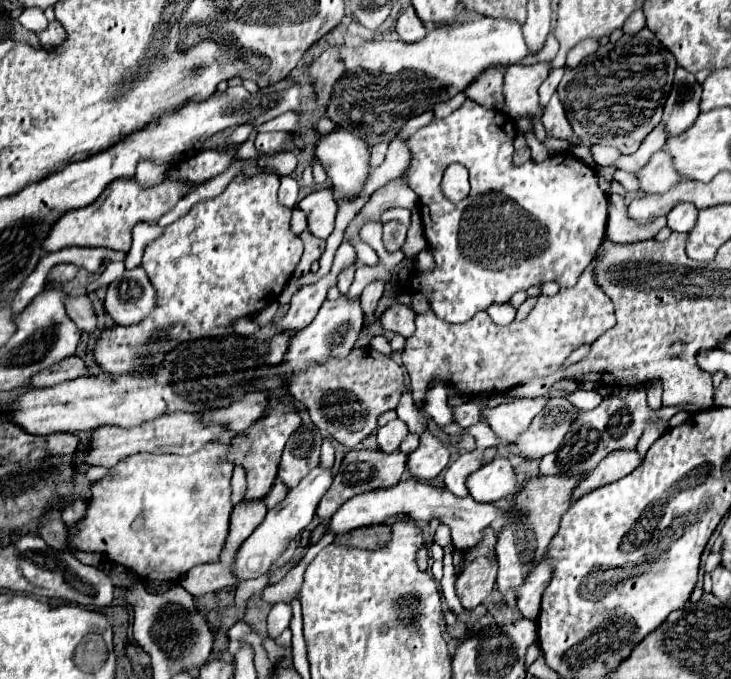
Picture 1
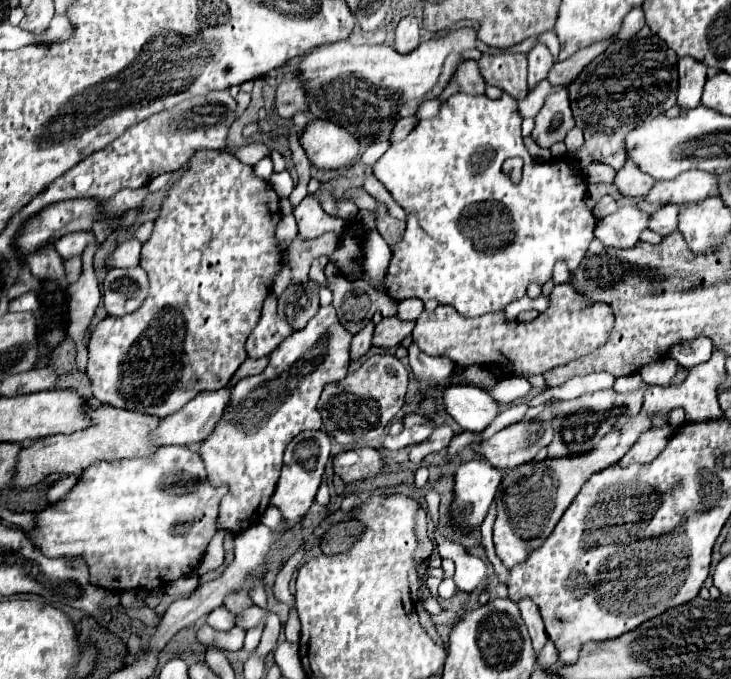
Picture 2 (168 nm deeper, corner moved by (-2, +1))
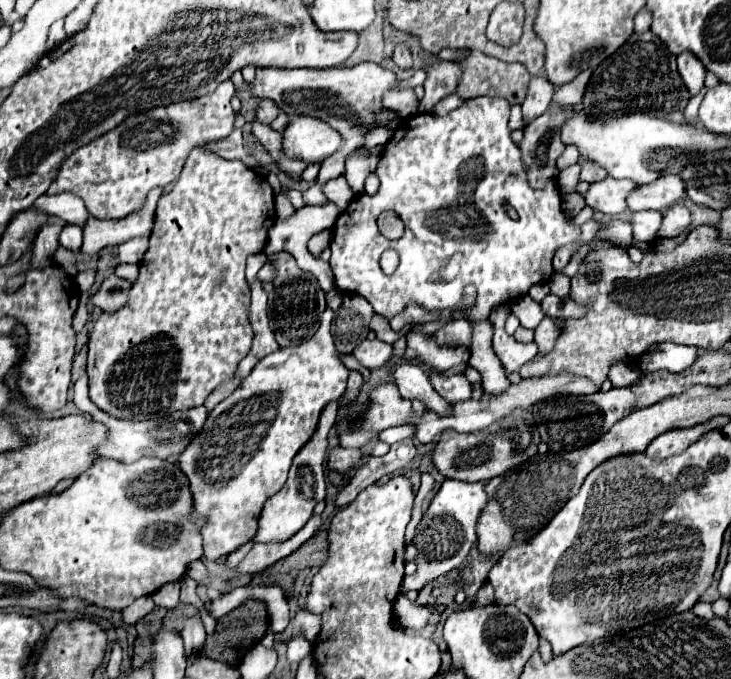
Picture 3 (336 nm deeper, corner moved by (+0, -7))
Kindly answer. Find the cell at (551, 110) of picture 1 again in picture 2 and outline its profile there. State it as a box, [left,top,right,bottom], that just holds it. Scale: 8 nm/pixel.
[531,90,575,148]

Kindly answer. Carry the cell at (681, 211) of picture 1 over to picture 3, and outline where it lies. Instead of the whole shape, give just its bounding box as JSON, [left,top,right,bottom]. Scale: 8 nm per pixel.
[627,210,661,242]

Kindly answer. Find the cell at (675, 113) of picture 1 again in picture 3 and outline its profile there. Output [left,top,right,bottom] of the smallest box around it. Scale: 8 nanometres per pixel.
[677,54,705,94]

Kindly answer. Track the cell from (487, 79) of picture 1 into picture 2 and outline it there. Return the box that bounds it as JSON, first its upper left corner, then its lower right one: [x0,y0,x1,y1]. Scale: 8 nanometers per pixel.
[441,60,485,100]

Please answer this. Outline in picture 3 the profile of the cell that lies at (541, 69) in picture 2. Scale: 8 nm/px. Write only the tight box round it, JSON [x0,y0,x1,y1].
[523,76,555,124]

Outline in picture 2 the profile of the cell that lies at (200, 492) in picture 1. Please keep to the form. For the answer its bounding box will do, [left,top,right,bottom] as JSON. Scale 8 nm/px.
[29,446,227,590]

